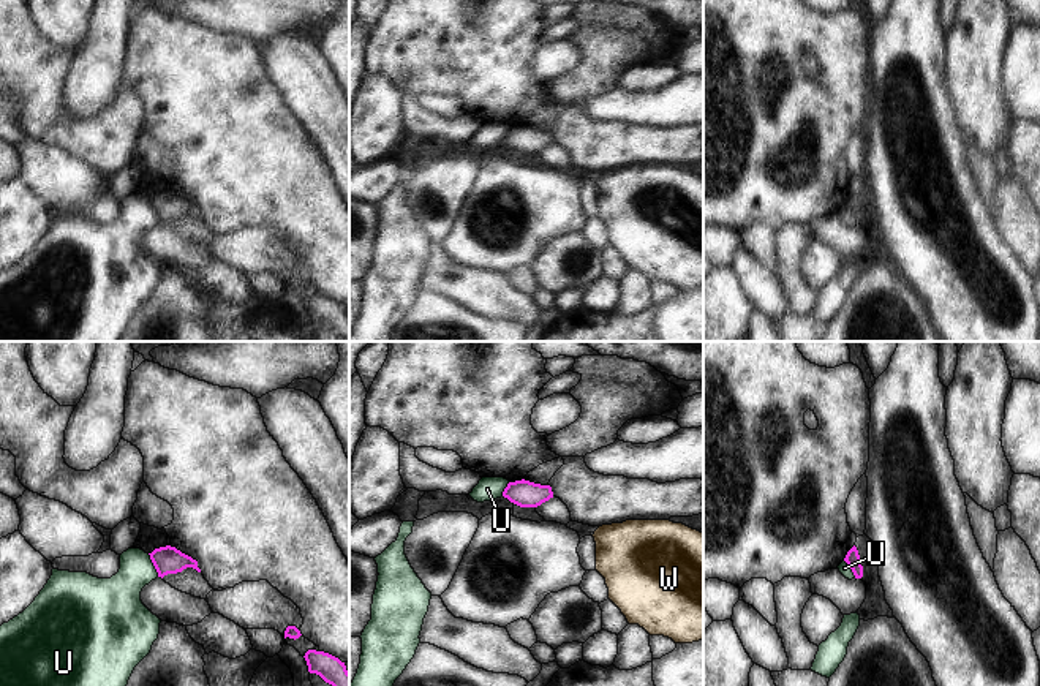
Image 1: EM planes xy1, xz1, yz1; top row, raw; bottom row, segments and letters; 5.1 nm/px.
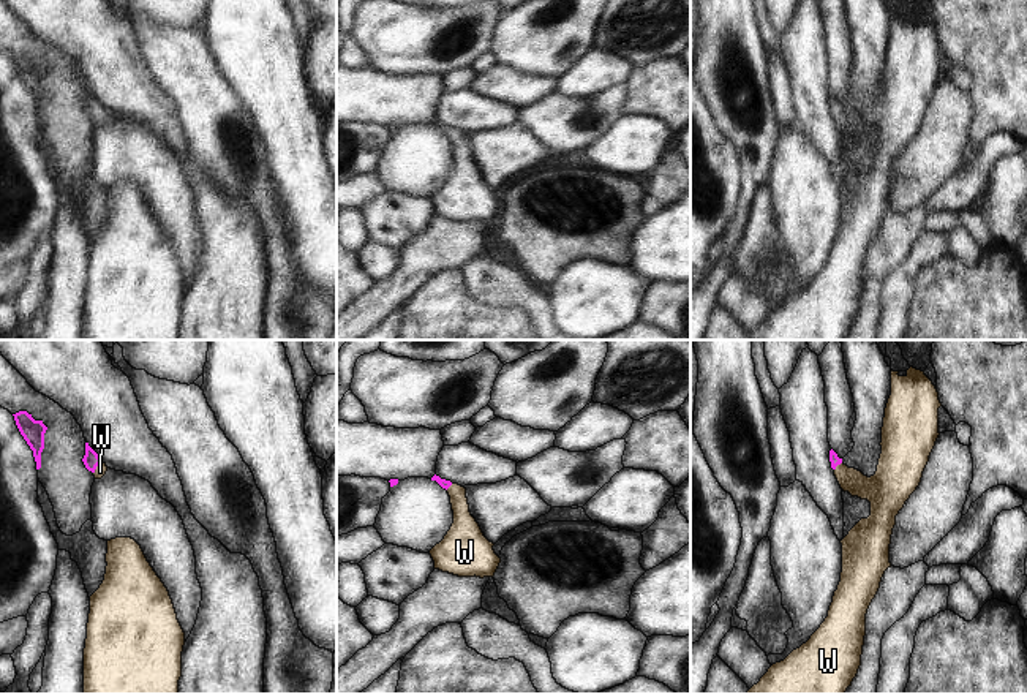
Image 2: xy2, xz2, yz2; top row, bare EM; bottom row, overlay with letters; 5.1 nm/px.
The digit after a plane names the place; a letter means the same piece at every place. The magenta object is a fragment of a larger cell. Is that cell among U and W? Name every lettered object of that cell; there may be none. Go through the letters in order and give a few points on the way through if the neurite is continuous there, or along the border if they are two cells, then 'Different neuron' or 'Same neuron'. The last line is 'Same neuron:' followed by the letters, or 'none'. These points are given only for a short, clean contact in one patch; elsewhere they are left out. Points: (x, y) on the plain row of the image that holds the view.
U: Boundary: xy1 (147, 199), (158, 222). Different neuron
W: Path across: xy2 (90, 105), (95, 114), (100, 117). Same neuron
Same neuron: W

